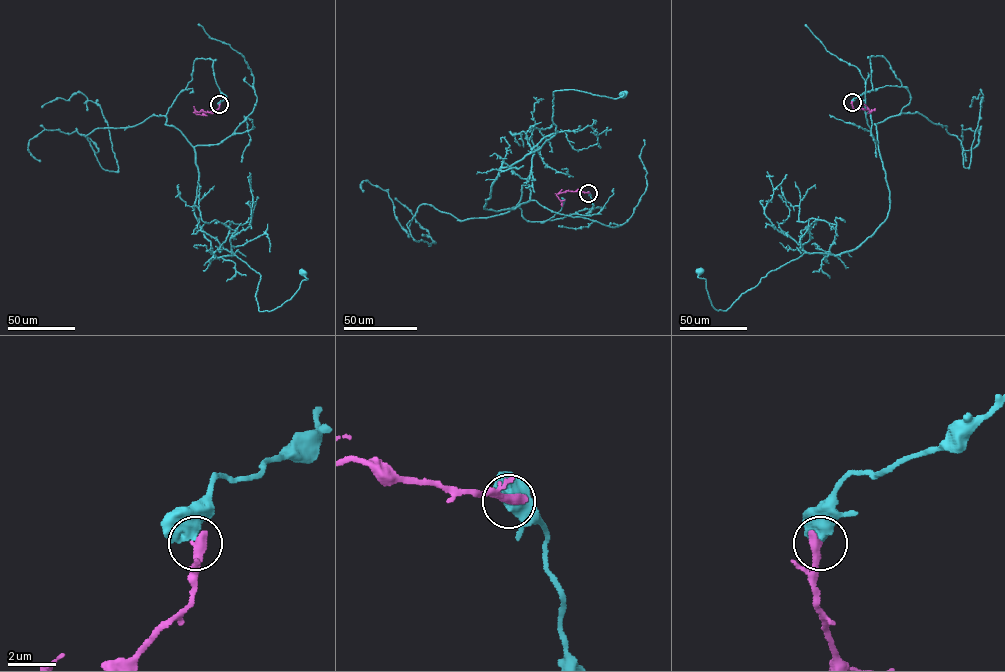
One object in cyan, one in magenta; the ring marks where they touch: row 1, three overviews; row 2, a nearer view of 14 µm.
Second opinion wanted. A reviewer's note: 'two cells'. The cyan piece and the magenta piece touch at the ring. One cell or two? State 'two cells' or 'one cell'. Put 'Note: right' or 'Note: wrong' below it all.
two cells
Note: right

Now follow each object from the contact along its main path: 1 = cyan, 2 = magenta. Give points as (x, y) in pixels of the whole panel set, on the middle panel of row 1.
1: (588, 193), (601, 207), (553, 220), (522, 216), (528, 185), (483, 208), (555, 135), (554, 91), (624, 95)
2: (588, 193), (567, 190), (556, 194), (561, 205)

